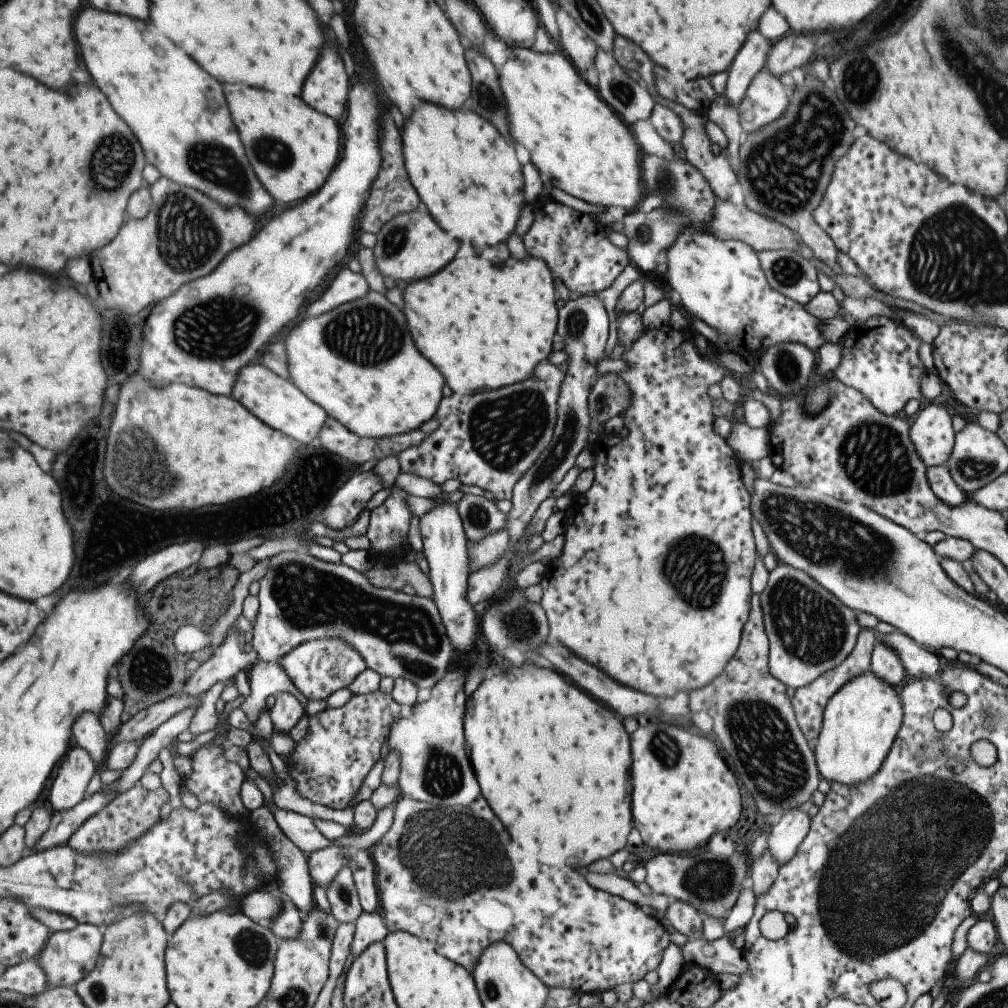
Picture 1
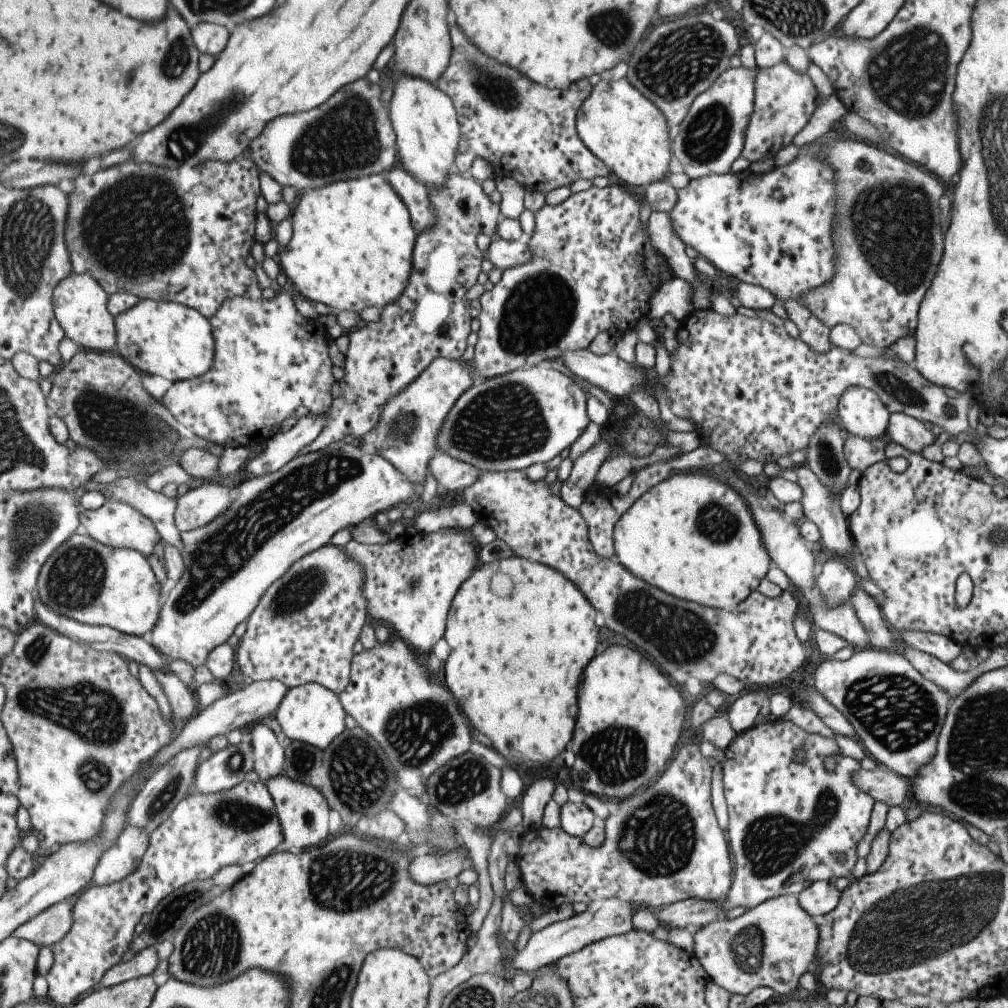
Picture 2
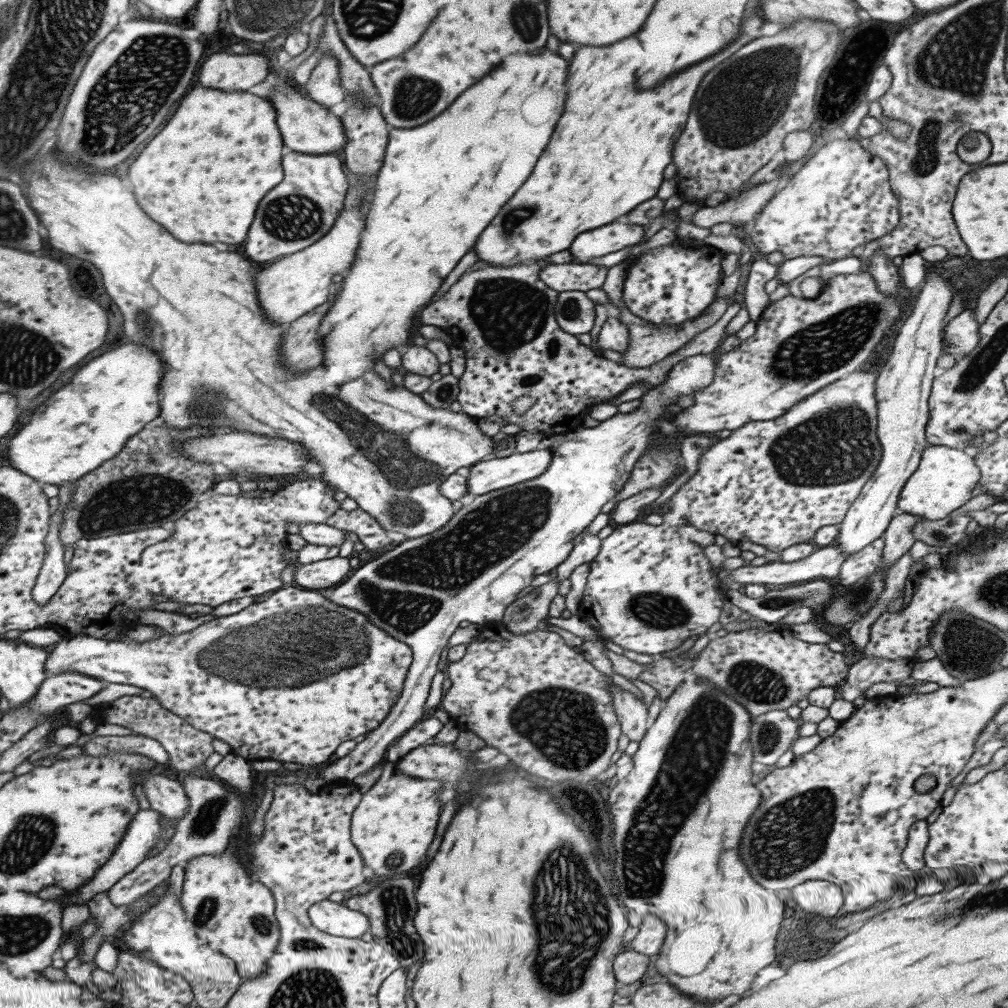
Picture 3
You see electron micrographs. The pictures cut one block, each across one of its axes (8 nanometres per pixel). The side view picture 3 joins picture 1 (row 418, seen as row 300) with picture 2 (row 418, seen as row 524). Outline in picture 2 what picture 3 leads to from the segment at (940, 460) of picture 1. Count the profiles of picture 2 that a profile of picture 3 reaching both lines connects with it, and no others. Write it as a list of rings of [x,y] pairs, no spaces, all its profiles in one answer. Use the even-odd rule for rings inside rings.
[[[850,386],[839,395],[836,414],[846,435],[885,437],[889,410],[872,390]]]

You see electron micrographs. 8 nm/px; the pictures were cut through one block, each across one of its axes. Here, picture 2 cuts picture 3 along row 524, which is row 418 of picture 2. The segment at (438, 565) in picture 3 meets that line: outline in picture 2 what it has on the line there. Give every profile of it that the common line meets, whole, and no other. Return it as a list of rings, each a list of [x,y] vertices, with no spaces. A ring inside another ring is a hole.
[[[546,364],[515,369],[498,377],[471,385],[447,411],[436,434],[437,453],[471,465],[479,473],[491,471],[524,471],[535,463],[545,463],[569,446],[588,425],[585,401],[588,395],[569,375]]]

